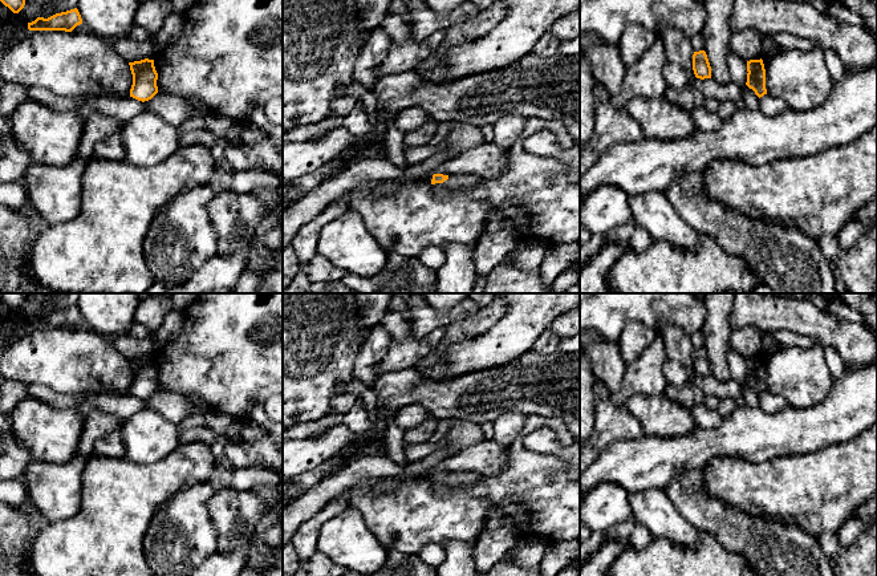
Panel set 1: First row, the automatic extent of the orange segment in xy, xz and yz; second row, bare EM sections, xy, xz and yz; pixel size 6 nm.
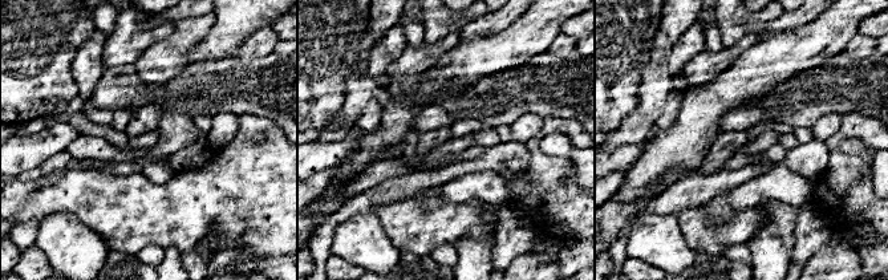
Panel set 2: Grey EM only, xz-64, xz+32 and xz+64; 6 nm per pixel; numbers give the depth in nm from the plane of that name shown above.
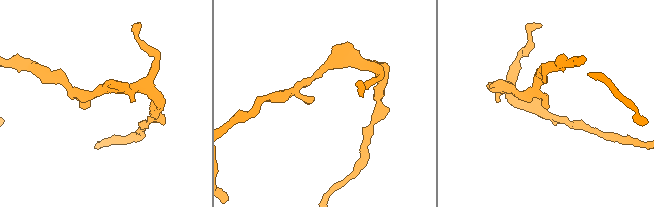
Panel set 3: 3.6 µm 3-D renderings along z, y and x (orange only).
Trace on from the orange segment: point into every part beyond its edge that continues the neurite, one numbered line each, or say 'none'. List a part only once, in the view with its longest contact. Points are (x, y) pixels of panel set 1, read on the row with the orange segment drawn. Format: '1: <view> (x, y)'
none

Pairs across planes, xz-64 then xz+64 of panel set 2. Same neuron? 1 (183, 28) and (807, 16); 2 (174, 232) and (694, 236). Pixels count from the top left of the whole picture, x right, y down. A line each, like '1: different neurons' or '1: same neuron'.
1: same neuron
2: same neuron

